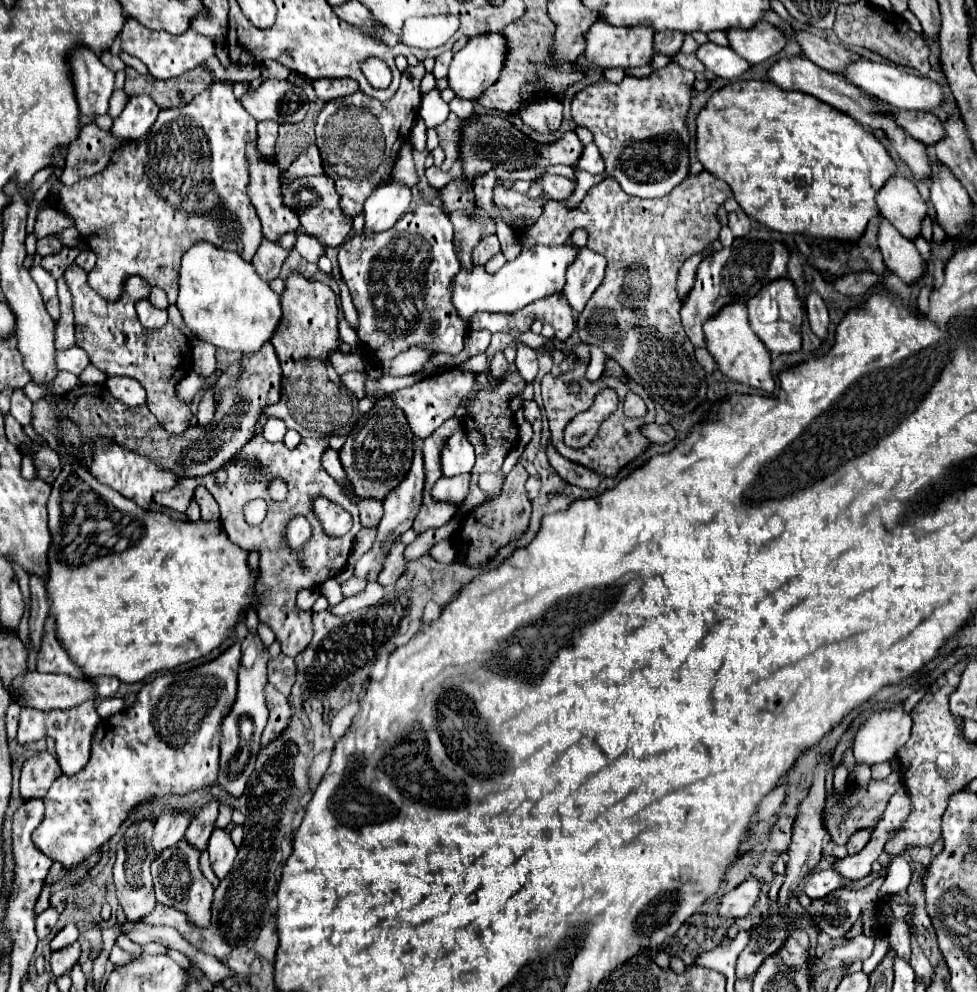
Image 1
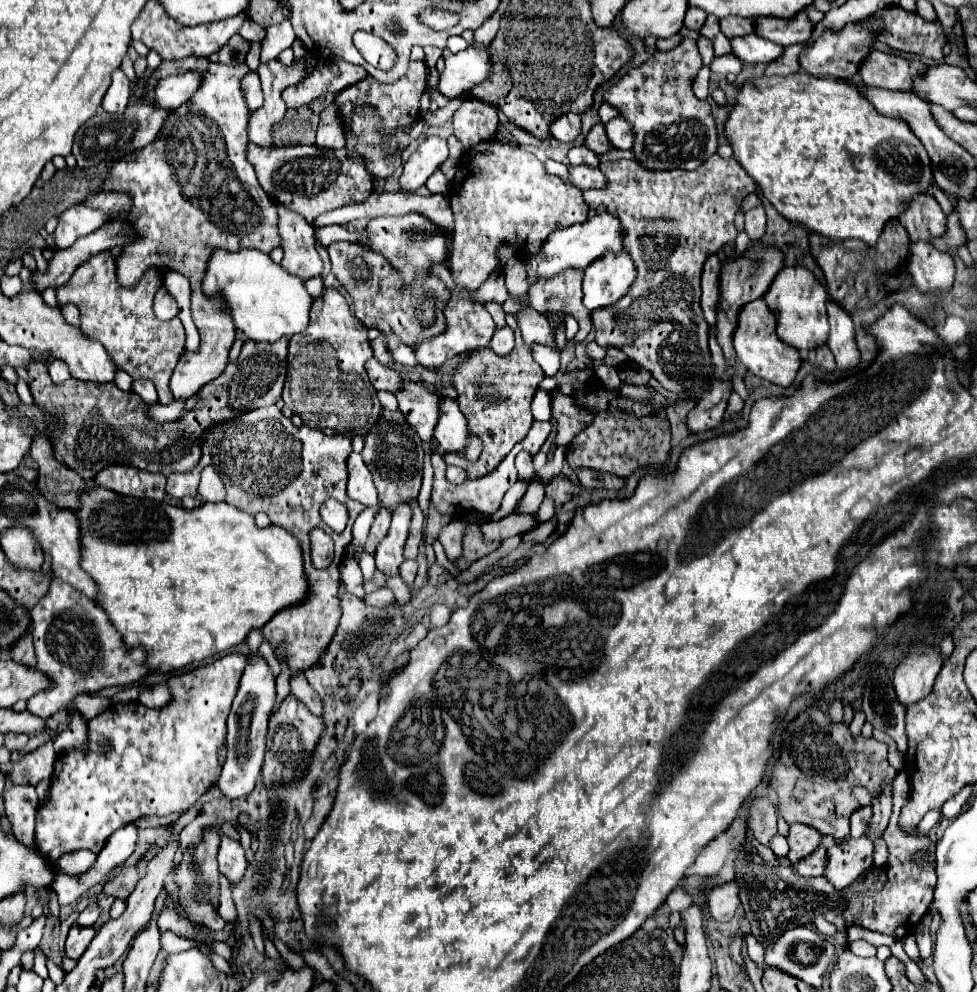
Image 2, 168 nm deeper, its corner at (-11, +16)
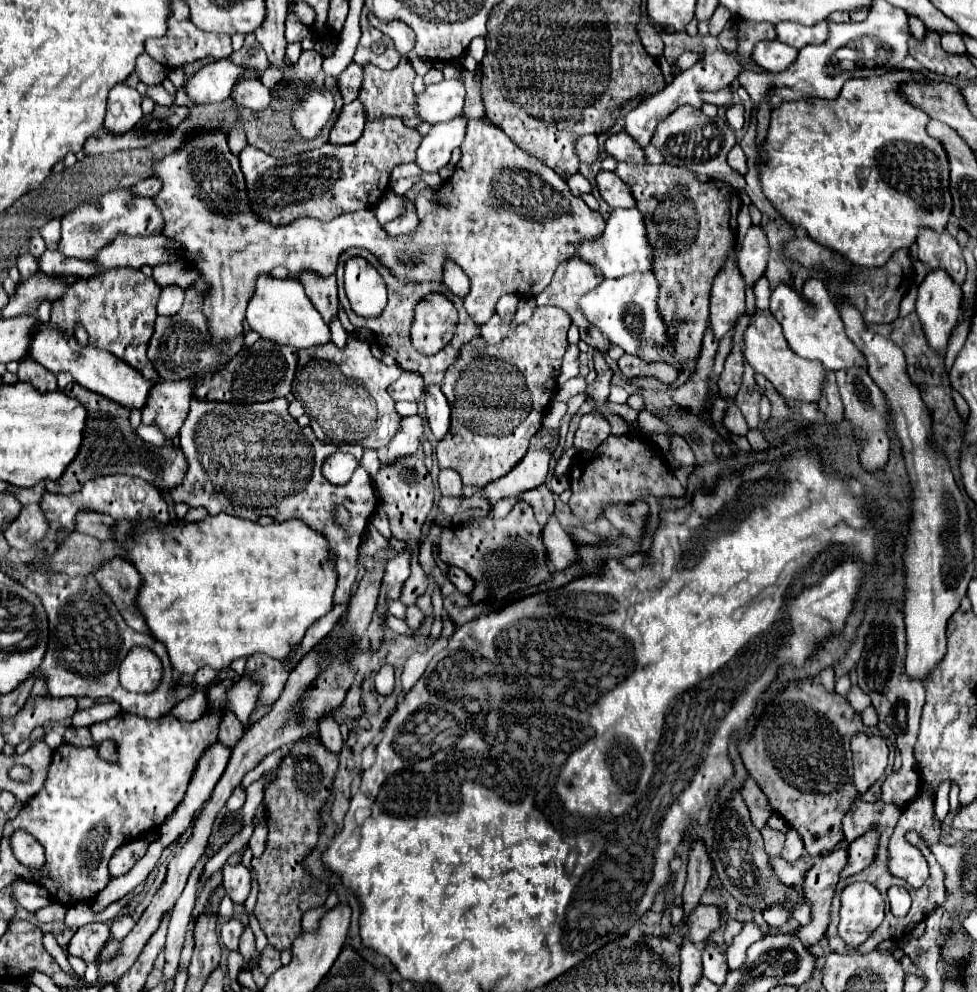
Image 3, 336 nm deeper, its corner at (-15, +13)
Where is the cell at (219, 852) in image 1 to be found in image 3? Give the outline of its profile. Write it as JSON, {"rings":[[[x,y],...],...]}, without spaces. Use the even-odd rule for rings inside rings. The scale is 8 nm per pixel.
{"rings":[[[243,863],[237,865],[223,865],[223,887],[225,893],[235,901],[235,903],[243,903],[249,895],[251,889],[251,879],[249,879],[249,871]]]}

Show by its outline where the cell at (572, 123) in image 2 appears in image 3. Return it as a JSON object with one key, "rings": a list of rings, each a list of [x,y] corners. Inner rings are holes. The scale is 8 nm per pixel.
{"rings":[[[579,135],[575,139],[575,151],[583,163],[593,163],[597,161],[599,155],[599,145],[595,135]]]}

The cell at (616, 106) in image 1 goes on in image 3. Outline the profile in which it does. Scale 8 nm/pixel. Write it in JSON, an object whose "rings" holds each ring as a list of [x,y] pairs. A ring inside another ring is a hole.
{"rings":[[[683,105],[675,109],[671,115],[667,115],[663,121],[659,121],[651,145],[665,153],[665,163],[687,167],[711,179],[731,179],[731,183],[735,183],[739,191],[743,191],[745,187],[745,179],[727,165],[727,153],[735,145],[735,133],[727,125],[727,121],[719,115],[707,117],[703,111]]]}

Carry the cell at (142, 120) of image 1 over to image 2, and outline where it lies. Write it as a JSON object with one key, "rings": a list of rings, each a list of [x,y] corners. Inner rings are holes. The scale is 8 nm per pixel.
{"rings":[[[185,72],[179,76],[167,76],[159,80],[155,88],[155,106],[165,110],[179,108],[195,94],[195,88],[199,88],[201,82],[203,76],[199,72]]]}

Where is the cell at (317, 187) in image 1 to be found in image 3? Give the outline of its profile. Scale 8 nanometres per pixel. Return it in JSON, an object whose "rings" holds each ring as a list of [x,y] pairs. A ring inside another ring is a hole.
{"rings":[[[385,117],[379,121],[367,123],[359,141],[351,143],[351,145],[325,143],[319,149],[305,151],[305,153],[285,157],[285,159],[271,157],[253,145],[247,145],[239,153],[239,159],[241,159],[245,179],[247,179],[247,189],[251,195],[251,207],[255,207],[257,215],[263,215],[263,219],[271,221],[273,225],[287,225],[287,223],[301,219],[301,217],[331,221],[337,215],[343,215],[349,211],[371,209],[381,199],[383,191],[389,189],[391,169],[401,165],[401,163],[415,161],[415,151],[417,151],[421,139],[423,137],[417,133],[417,129],[405,127],[405,123],[399,117]]]}

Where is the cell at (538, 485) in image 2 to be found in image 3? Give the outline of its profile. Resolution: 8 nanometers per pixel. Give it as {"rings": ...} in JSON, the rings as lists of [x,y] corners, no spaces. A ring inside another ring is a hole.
{"rings":[[[523,503],[515,505],[505,519],[487,517],[481,523],[447,527],[441,535],[437,557],[447,565],[467,571],[477,581],[475,591],[471,593],[473,601],[487,599],[485,597],[487,589],[491,589],[489,601],[493,599],[501,601],[509,593],[515,593],[531,585],[539,585],[541,581],[547,581],[551,577],[545,565],[547,555],[539,537],[541,537],[541,525],[537,523],[533,509],[527,503]]]}

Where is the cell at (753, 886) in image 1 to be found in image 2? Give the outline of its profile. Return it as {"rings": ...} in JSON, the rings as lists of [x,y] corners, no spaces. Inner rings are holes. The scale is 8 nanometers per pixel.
{"rings":[[[729,882],[723,886],[717,886],[709,892],[707,906],[711,916],[717,922],[729,922],[739,906],[739,886],[737,882]]]}

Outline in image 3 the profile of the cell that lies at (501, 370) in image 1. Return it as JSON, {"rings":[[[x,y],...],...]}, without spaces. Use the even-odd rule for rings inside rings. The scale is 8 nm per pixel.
{"rings":[[[493,315],[493,317],[489,319],[489,323],[485,323],[485,325],[481,327],[481,337],[483,337],[487,343],[497,345],[497,343],[507,335],[507,331],[509,331],[509,323],[505,323],[499,315]]]}

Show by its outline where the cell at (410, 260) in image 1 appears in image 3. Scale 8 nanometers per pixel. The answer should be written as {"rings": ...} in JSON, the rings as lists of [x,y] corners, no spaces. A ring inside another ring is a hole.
{"rings":[[[411,207],[411,211],[407,211],[407,215],[383,225],[383,231],[387,235],[411,235],[417,231],[417,227],[419,227],[419,217],[417,217],[415,209]]]}

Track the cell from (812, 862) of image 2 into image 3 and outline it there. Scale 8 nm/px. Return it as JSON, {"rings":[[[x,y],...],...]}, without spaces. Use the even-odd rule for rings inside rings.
{"rings":[[[773,857],[771,863],[773,863],[779,879],[783,879],[783,883],[793,883],[793,885],[799,883],[801,885],[803,879],[805,879],[805,875],[807,875],[807,871],[809,871],[807,857],[801,857],[795,863],[789,863],[789,861],[781,859],[781,857]]]}

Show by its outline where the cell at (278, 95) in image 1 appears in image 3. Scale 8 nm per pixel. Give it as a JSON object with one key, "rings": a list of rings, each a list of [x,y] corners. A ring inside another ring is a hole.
{"rings":[[[259,79],[239,83],[233,89],[233,97],[239,105],[243,105],[243,107],[255,111],[255,113],[269,107],[269,89]]]}

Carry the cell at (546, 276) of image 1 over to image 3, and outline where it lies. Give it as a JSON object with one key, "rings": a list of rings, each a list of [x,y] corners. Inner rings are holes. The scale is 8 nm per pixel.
{"rings":[[[613,209],[609,219],[605,221],[605,229],[595,239],[583,239],[575,247],[575,257],[593,265],[601,275],[607,279],[629,275],[631,271],[647,271],[651,269],[653,251],[651,245],[645,239],[645,227],[643,227],[643,215],[635,209]]]}

